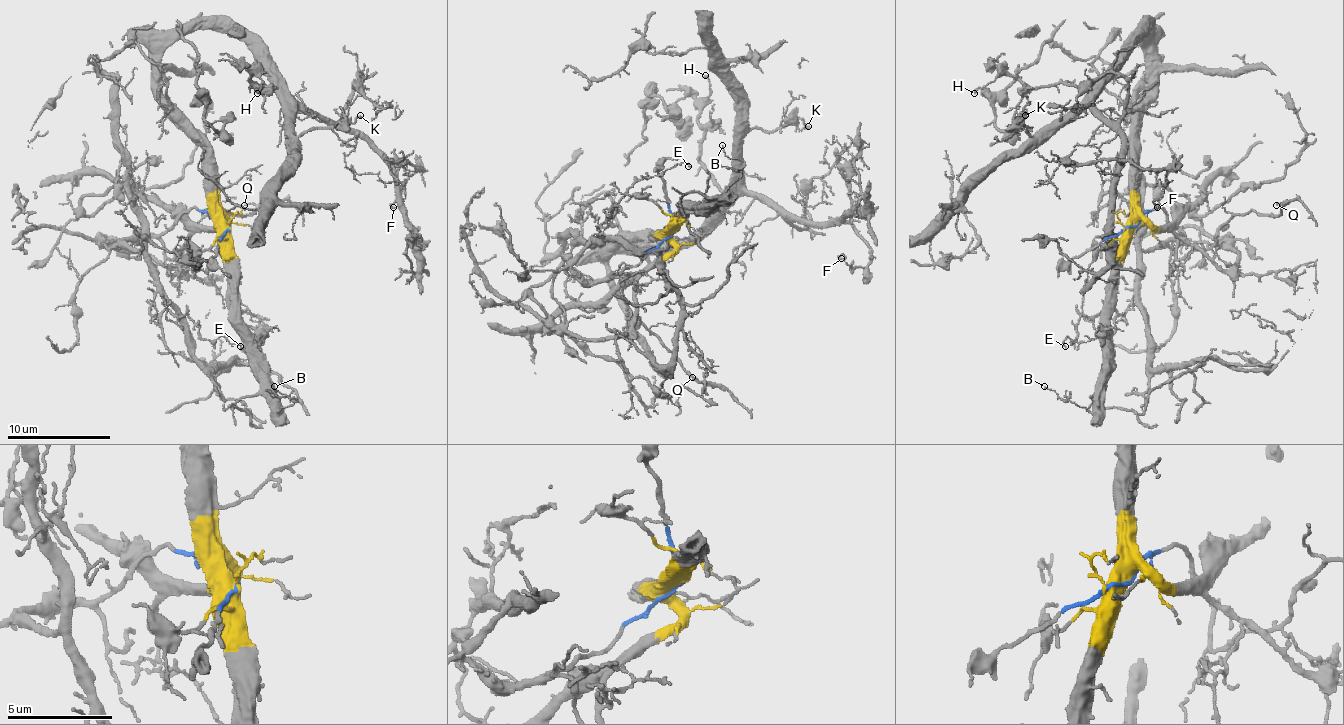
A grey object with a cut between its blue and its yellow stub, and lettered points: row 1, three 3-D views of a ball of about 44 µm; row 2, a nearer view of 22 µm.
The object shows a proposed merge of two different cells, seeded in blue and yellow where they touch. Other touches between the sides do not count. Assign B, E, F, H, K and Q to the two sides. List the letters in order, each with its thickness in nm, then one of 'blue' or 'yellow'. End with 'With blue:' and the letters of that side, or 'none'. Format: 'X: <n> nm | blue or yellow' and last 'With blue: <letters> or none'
B: 90 nm | yellow
E: 70 nm | blue
F: 140 nm | yellow
H: 150 nm | yellow
K: 150 nm | yellow
Q: 90 nm | blue
With blue: E, Q

